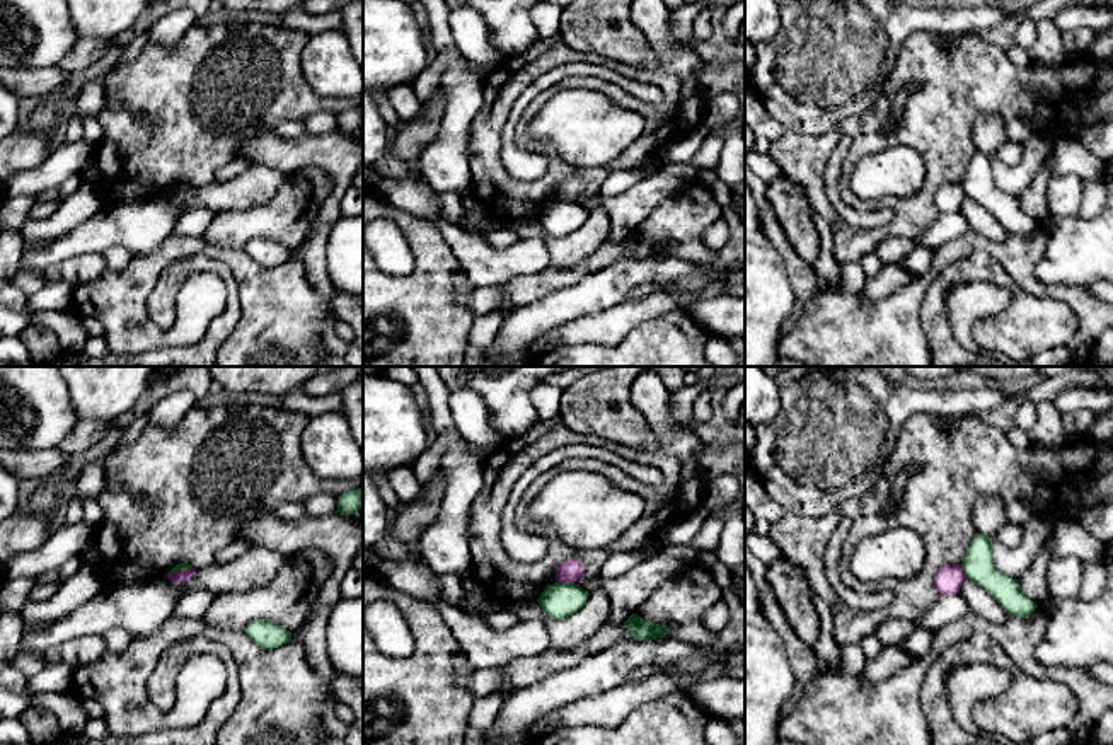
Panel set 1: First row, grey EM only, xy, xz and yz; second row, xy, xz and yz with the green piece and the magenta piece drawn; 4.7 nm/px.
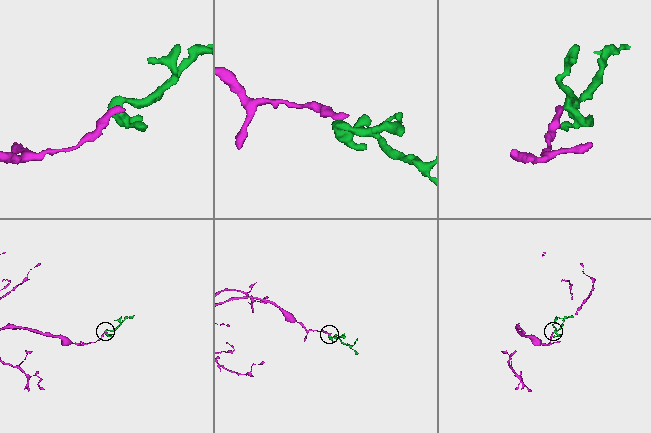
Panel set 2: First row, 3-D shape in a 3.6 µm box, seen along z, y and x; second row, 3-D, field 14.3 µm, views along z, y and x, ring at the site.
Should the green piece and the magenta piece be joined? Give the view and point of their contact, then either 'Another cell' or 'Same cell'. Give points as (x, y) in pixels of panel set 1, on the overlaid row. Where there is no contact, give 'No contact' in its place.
Touches green at xz (566, 583). Another cell

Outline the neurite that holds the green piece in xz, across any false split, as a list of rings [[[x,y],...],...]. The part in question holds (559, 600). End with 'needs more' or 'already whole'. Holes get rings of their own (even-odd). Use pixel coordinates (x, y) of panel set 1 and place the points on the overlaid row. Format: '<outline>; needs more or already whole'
[[[556,581],[537,598],[539,605],[551,619],[566,619],[585,607],[590,593],[574,583]]]; already whole

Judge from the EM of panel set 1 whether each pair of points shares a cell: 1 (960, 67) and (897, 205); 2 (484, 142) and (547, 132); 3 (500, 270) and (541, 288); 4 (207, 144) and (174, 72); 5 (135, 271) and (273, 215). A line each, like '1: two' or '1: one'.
1: one
2: two
3: two
4: one
5: two

